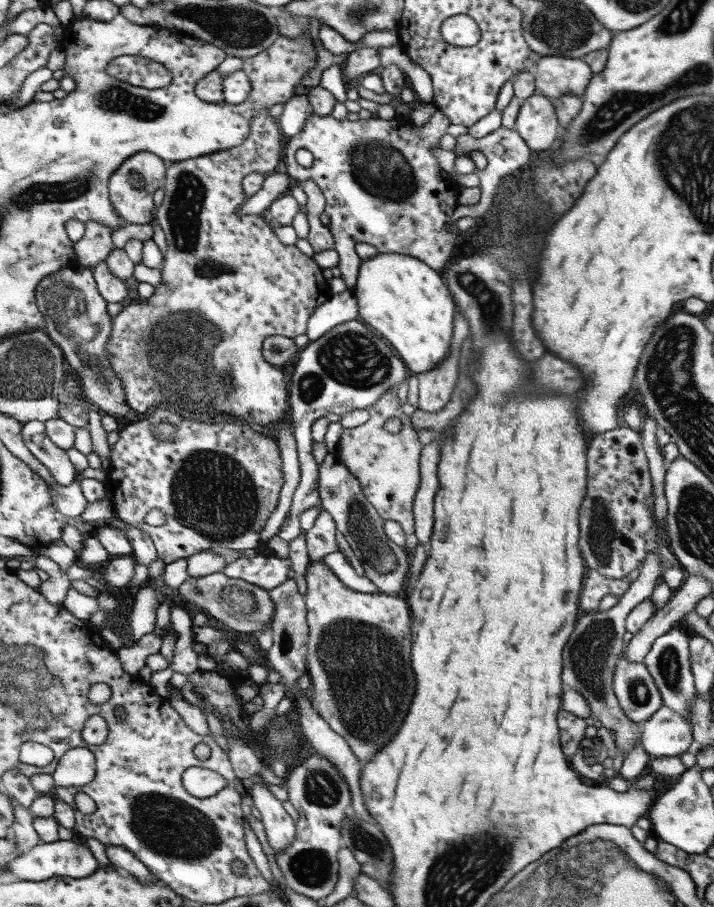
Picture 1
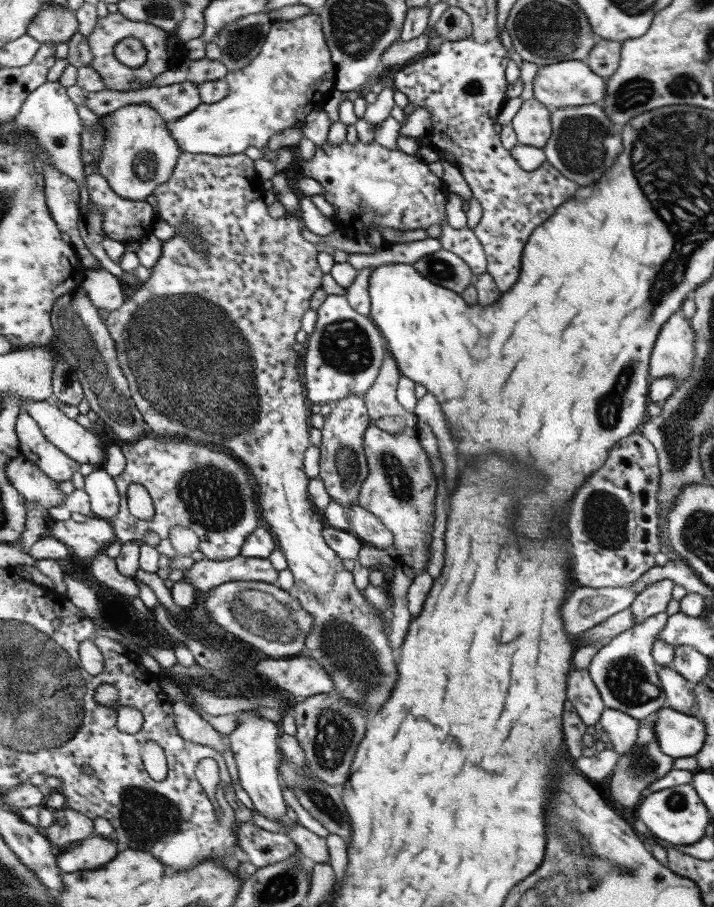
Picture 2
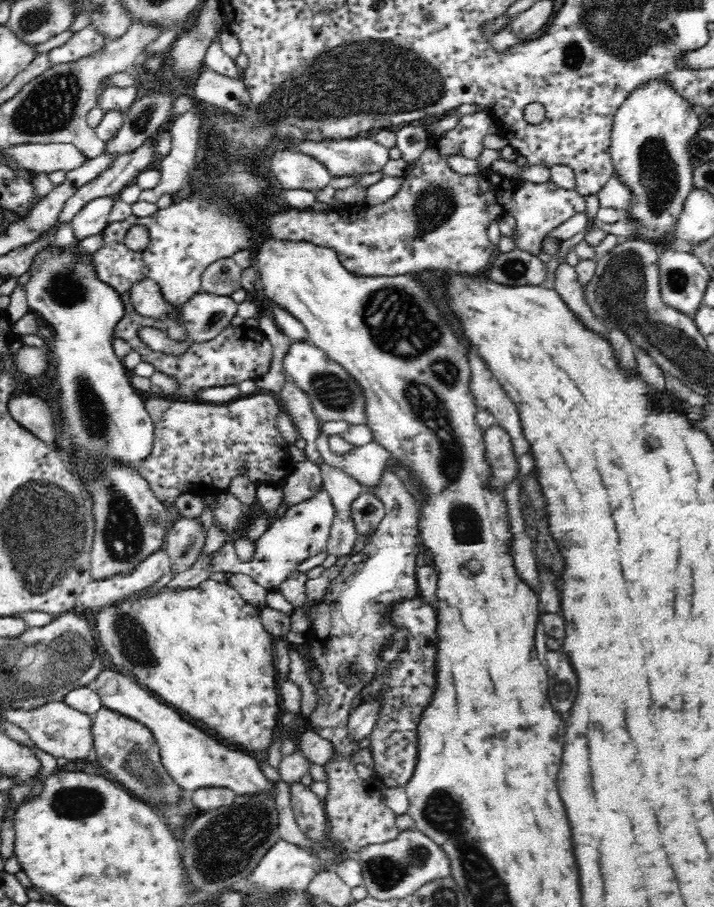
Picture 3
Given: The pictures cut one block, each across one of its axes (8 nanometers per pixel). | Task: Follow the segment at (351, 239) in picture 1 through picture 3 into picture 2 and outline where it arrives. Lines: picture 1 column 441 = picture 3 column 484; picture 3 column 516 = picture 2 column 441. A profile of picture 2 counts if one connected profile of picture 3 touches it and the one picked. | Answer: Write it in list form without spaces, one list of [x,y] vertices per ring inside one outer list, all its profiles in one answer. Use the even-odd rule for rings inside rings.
[[[345,142],[343,146],[327,146],[315,150],[315,158],[311,162],[299,162],[301,178],[319,180],[333,206],[337,208],[335,224],[337,230],[345,232],[351,238],[361,238],[367,230],[427,230],[431,226],[441,226],[441,246],[457,256],[465,258],[473,268],[475,276],[485,274],[489,270],[489,258],[483,242],[475,234],[475,230],[455,230],[447,222],[447,200],[449,188],[447,182],[431,172],[431,168],[421,162],[417,156],[409,156],[405,152],[389,150],[379,142],[357,144]]]

